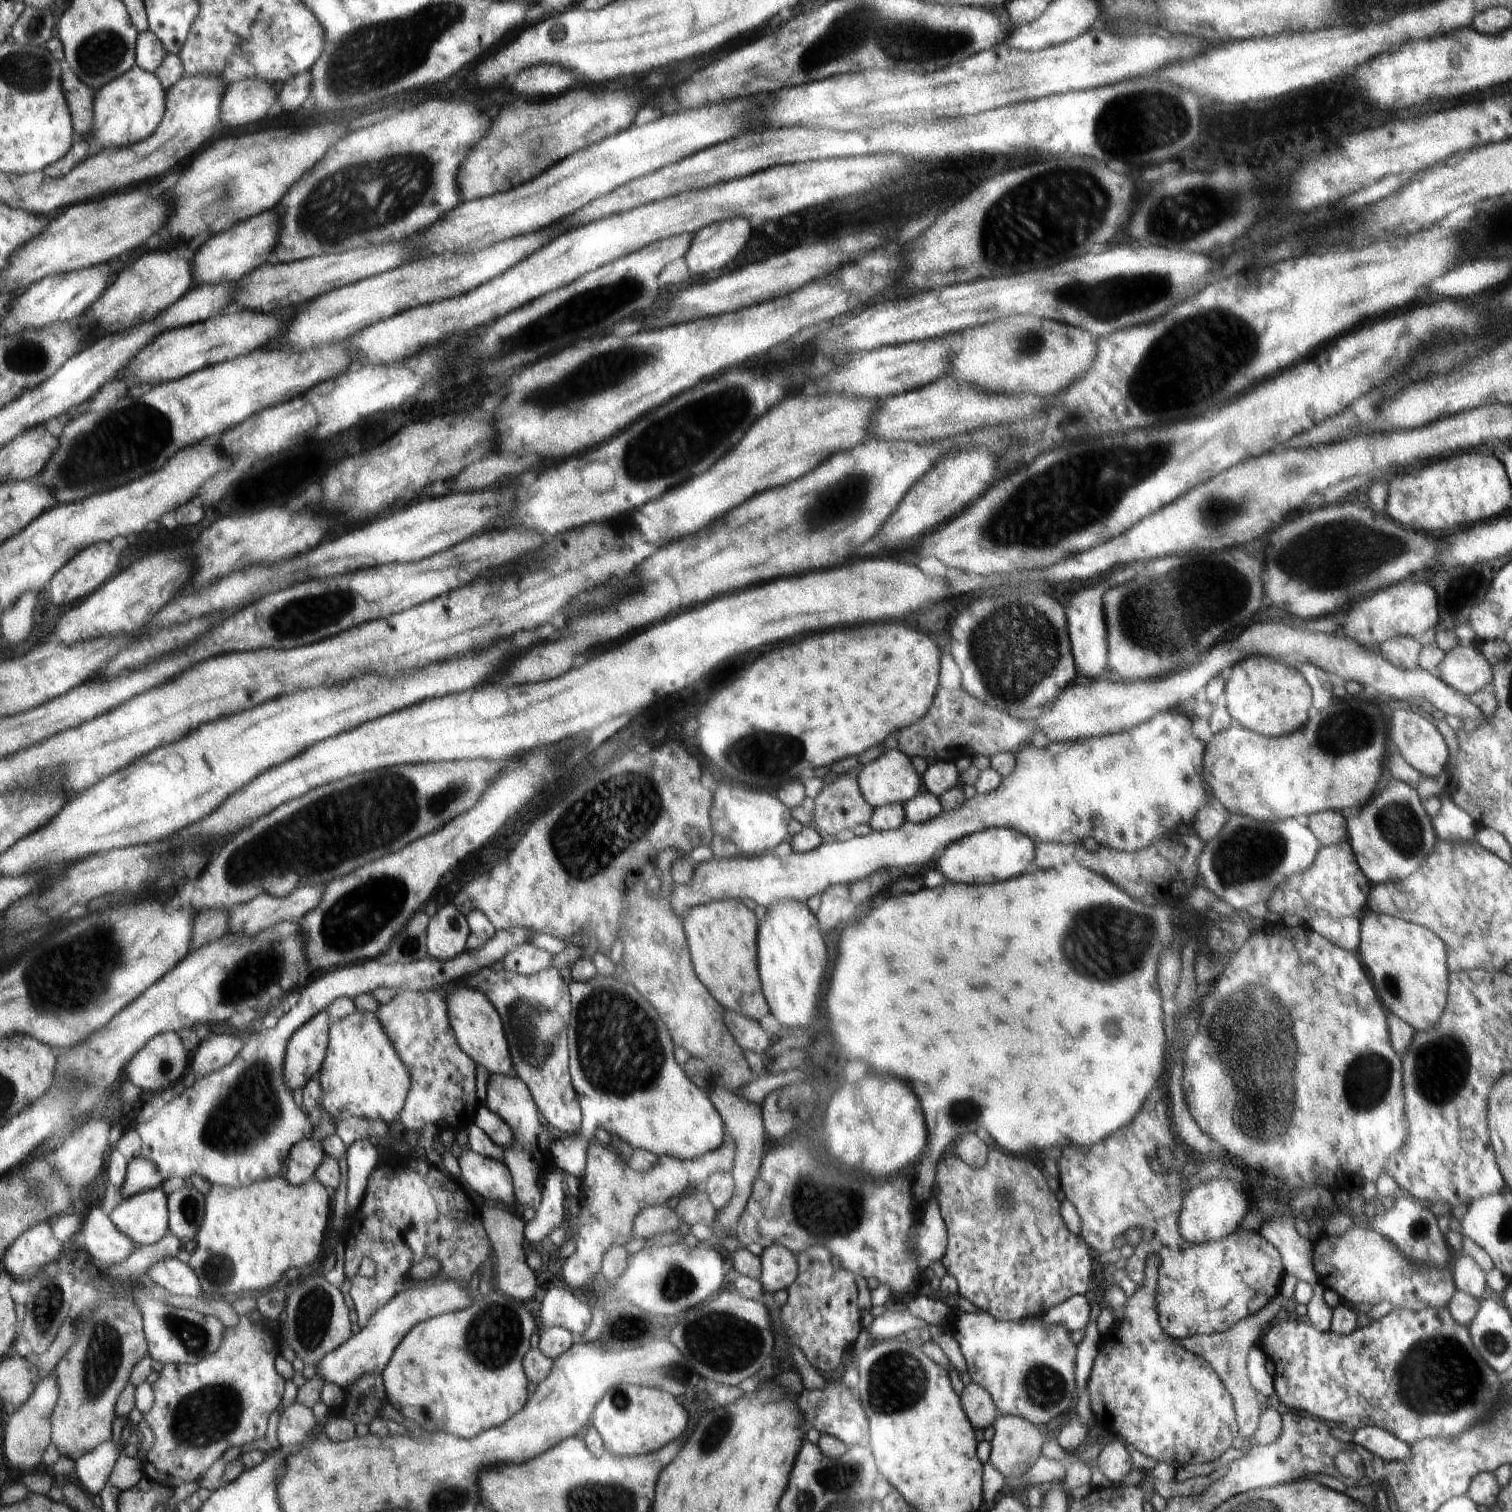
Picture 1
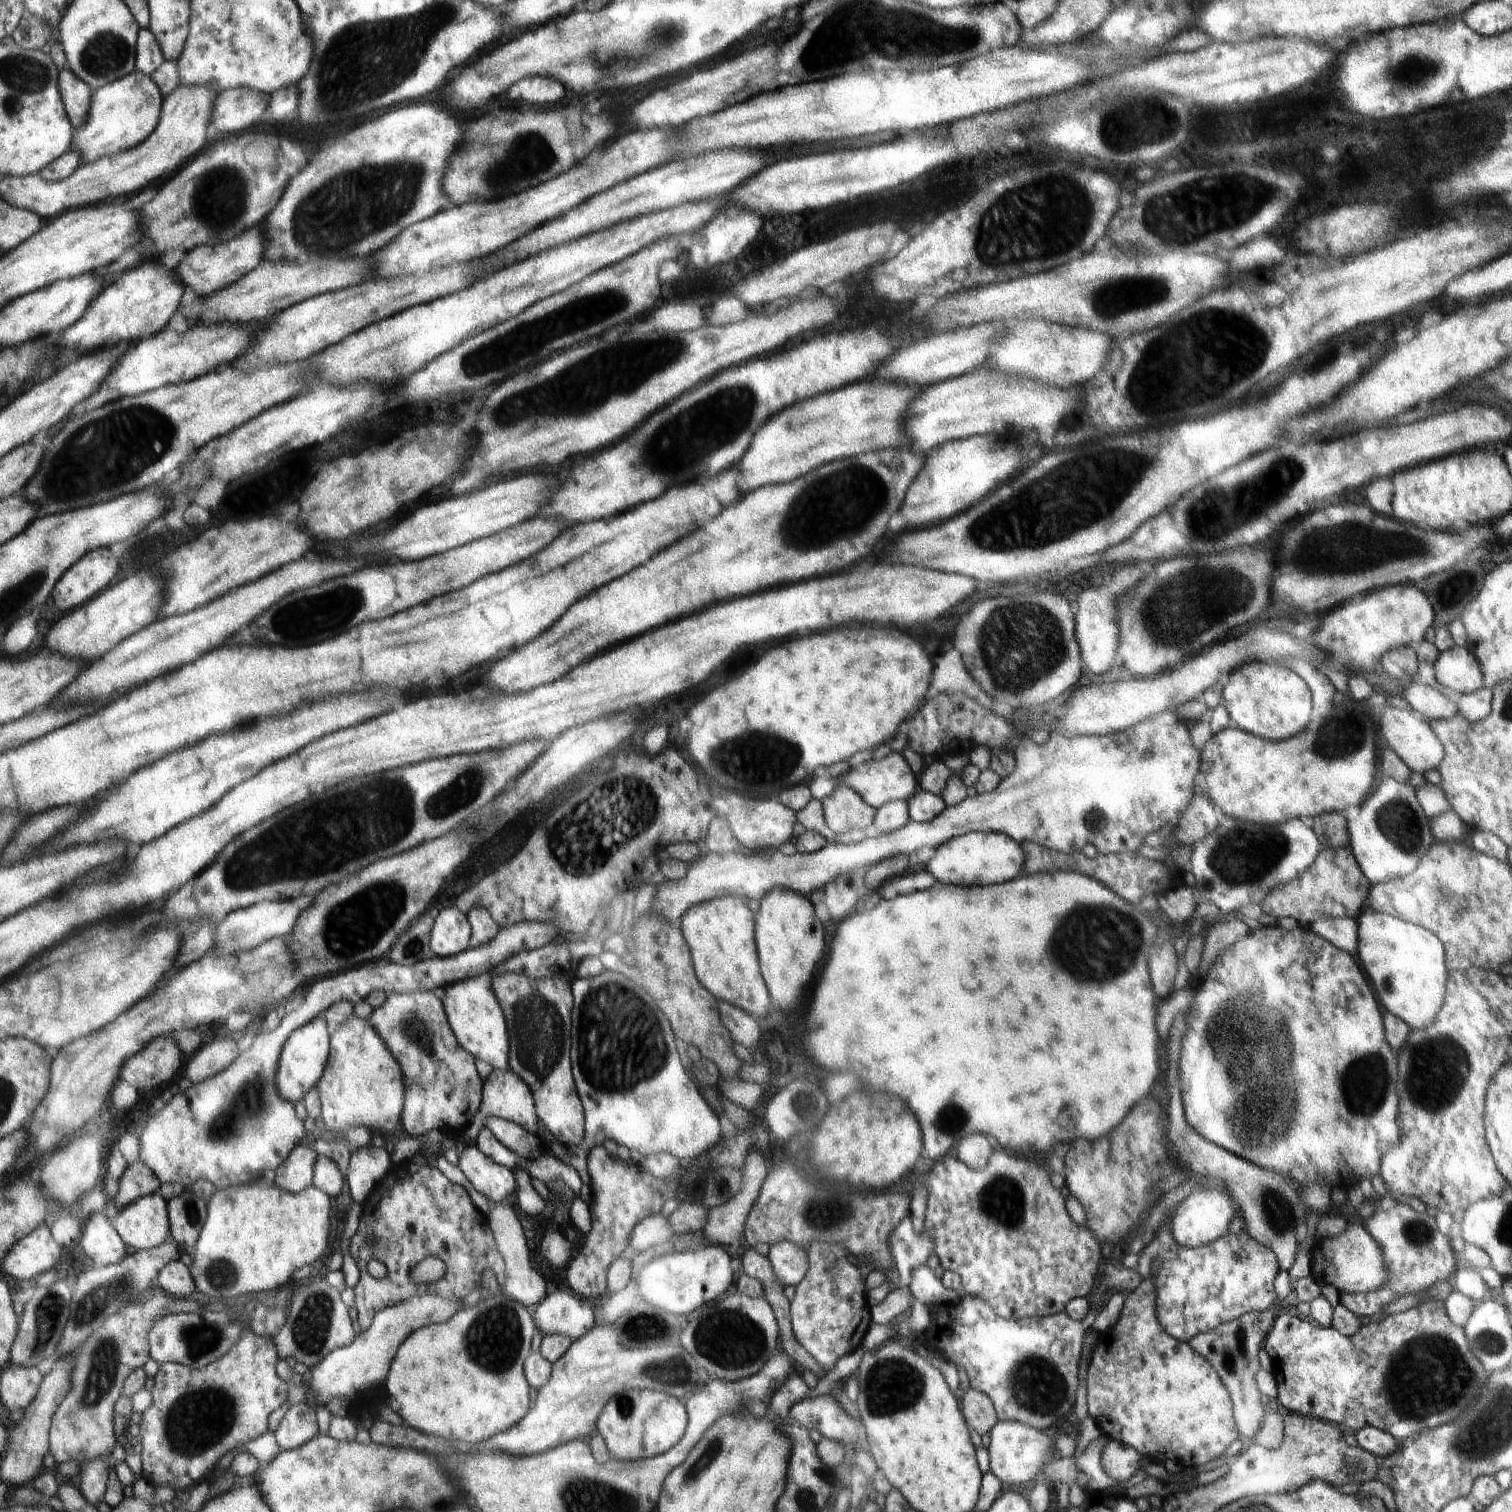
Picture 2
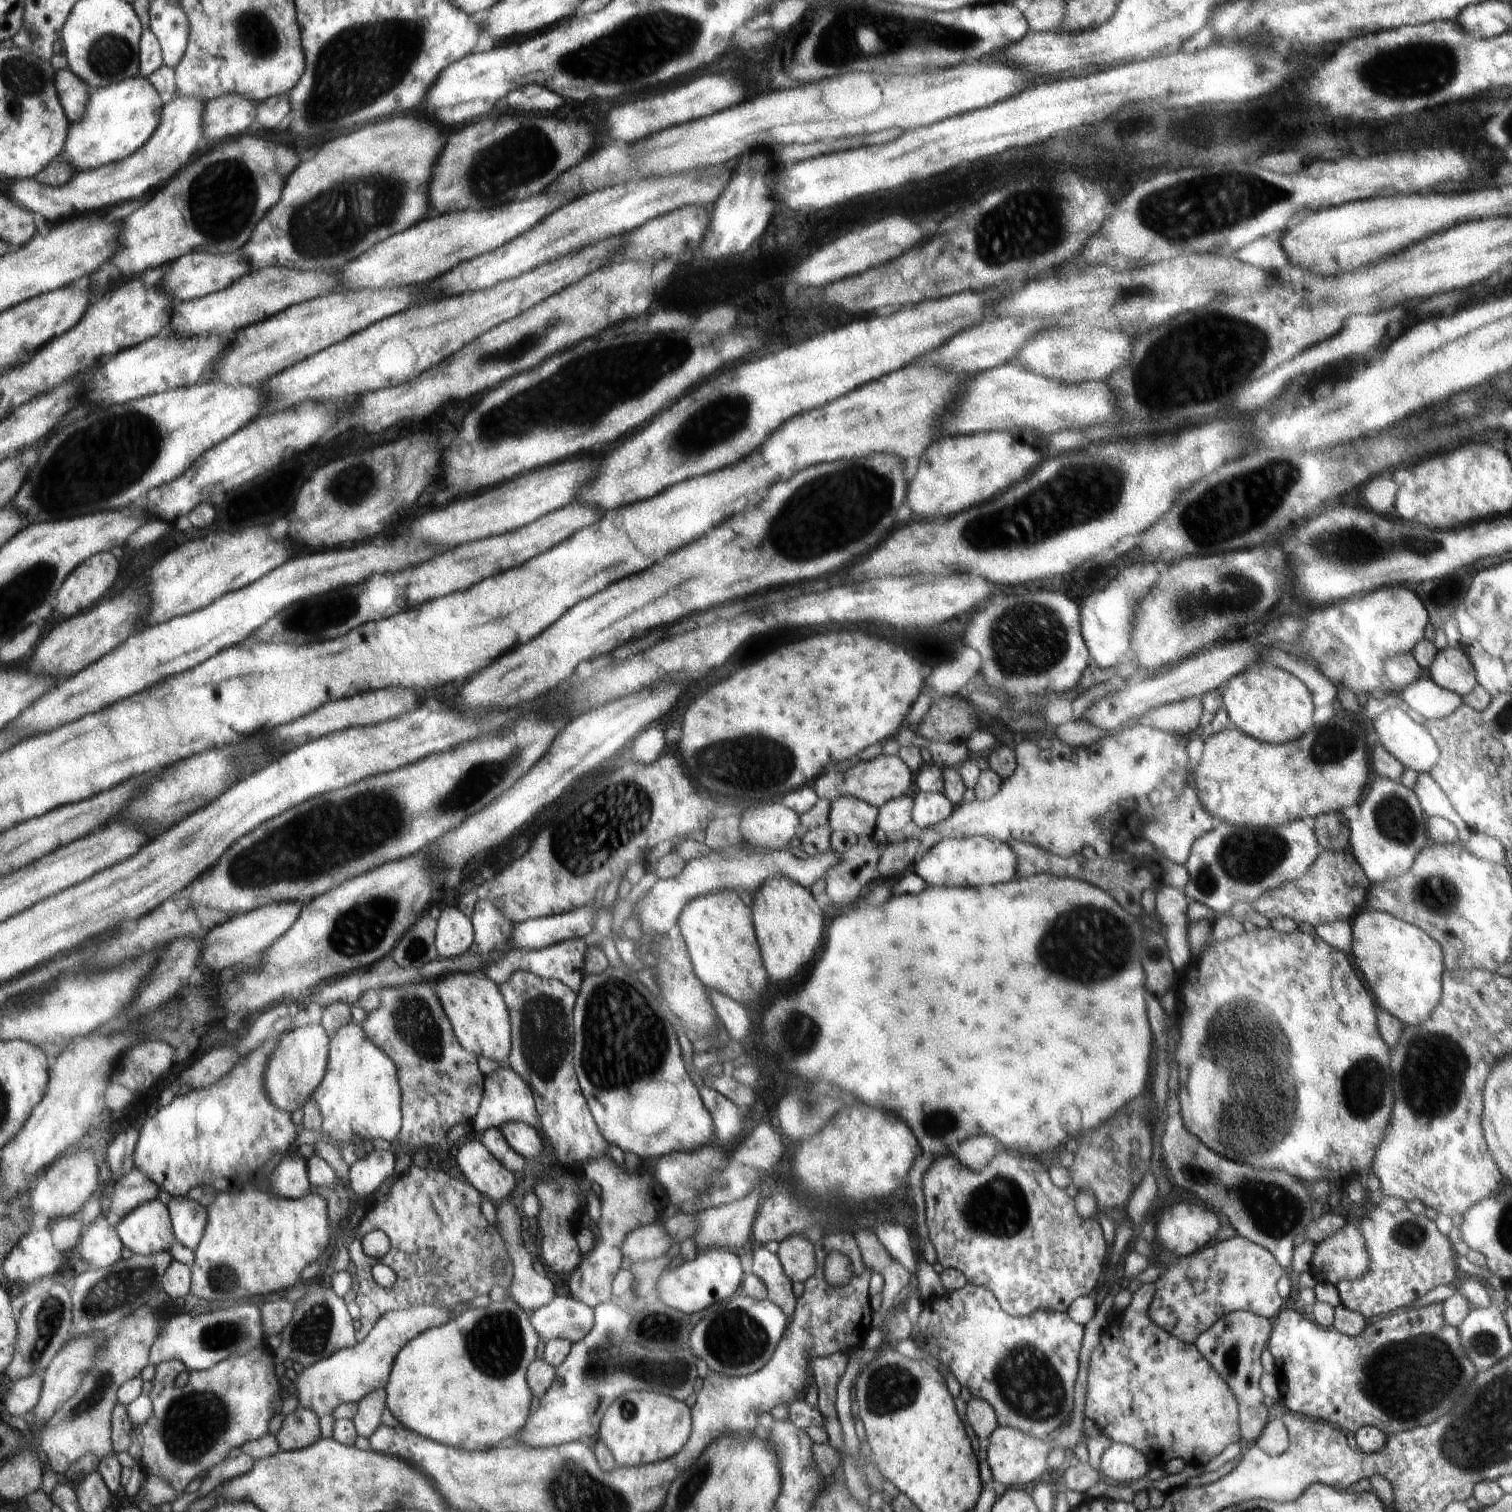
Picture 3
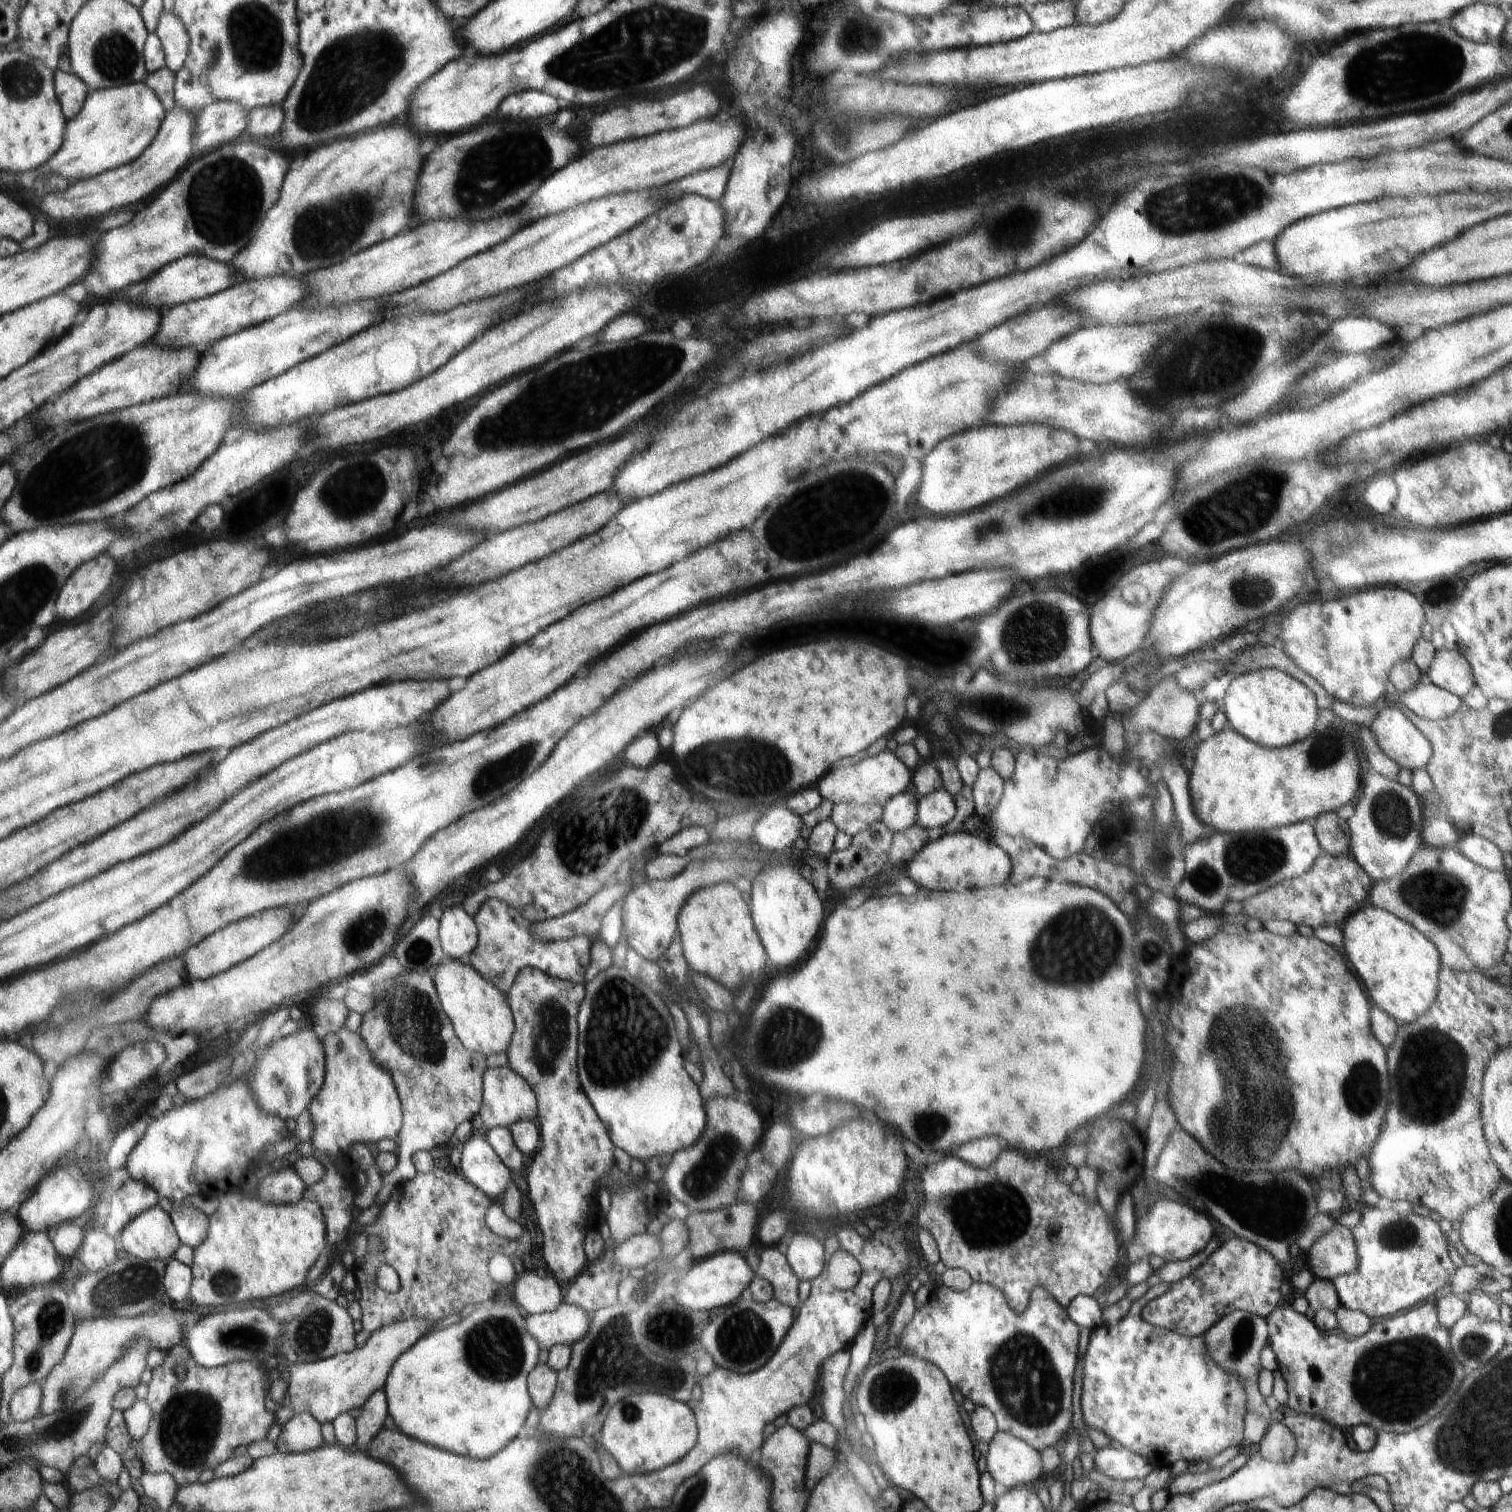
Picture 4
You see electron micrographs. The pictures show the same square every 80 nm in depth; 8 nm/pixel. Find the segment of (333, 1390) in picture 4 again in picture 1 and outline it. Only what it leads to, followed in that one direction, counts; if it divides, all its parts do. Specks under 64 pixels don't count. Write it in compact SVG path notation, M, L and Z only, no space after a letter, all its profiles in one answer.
M448 1280L441 1285L421 1283L414 1289L403 1291L387 1305L384 1305L372 1316L368 1326L361 1330L358 1329L355 1337L350 1338L338 1349L328 1353L319 1362L317 1370L322 1380L332 1382L332 1384L336 1384L341 1390L344 1390L357 1379L362 1379L364 1375L370 1373L381 1375L394 1356L400 1342L416 1325L443 1314L467 1309L474 1304L479 1294L474 1297L474 1295L468 1294L468 1288L464 1289L456 1281Z

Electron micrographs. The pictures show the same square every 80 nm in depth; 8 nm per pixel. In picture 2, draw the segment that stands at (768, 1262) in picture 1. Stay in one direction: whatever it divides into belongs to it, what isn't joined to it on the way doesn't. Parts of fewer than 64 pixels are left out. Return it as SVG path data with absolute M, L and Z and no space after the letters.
M780 1241L772 1244L767 1257L783 1286L796 1286L807 1275L807 1249L796 1243Z

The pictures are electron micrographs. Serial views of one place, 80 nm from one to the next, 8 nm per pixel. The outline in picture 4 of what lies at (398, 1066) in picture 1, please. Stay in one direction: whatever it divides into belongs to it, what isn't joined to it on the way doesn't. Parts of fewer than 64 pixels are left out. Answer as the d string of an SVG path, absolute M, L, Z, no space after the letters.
M342 1027L333 1033L321 1034L323 1050L326 1058L326 1080L318 1096L312 1100L312 1110L309 1110L312 1122L313 1155L323 1166L322 1178L311 1187L306 1188L304 1199L317 1202L325 1214L328 1225L328 1242L334 1245L342 1244L346 1232L352 1224L352 1208L354 1196L344 1196L344 1188L352 1178L346 1180L342 1174L342 1162L348 1157L348 1152L354 1144L368 1143L368 1140L396 1140L398 1130L402 1128L403 1114L401 1102L394 1088L390 1074L384 1072L370 1056L361 1033Z

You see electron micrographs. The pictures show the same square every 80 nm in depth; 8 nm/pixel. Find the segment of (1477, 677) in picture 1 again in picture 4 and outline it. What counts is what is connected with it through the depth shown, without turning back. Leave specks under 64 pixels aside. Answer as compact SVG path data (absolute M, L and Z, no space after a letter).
M1444 647L1437 650L1427 673L1432 684L1446 689L1458 698L1464 698L1475 684L1472 667L1458 648L1448 650Z

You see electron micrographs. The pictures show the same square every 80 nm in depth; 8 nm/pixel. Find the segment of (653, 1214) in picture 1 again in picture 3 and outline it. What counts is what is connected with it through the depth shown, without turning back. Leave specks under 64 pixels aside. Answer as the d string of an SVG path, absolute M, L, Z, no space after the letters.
M655 1223L640 1227L630 1234L623 1242L622 1253L632 1262L644 1262L644 1260L654 1260L662 1256L672 1240L668 1236L664 1227L657 1226Z

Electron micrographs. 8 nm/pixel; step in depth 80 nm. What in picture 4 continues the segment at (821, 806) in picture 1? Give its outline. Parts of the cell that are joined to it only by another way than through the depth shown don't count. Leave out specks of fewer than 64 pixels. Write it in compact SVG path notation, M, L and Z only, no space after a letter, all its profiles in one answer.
M851 802L836 803L830 815L830 820L840 832L848 836L856 836L870 829L881 821L882 805L859 805Z

